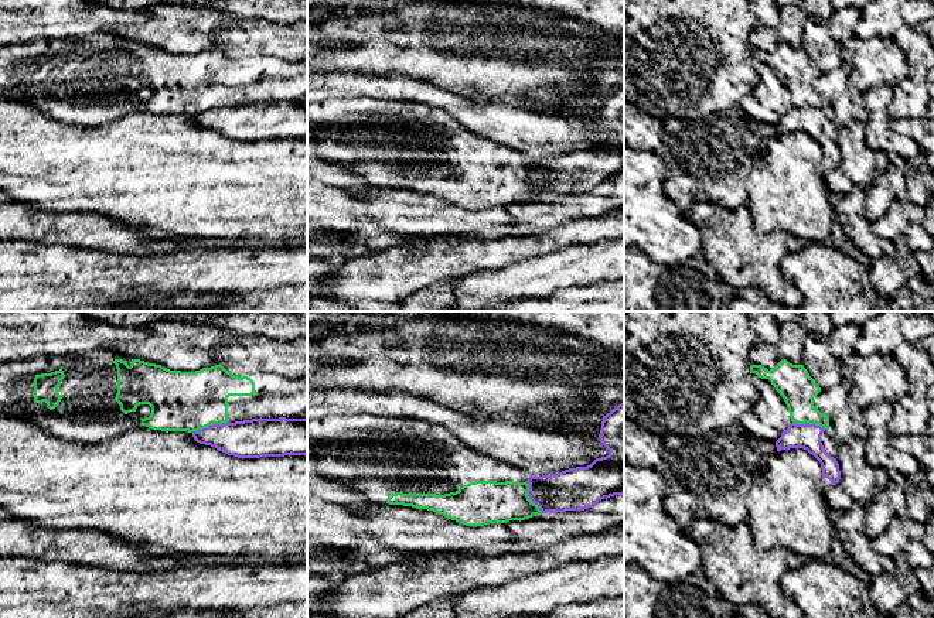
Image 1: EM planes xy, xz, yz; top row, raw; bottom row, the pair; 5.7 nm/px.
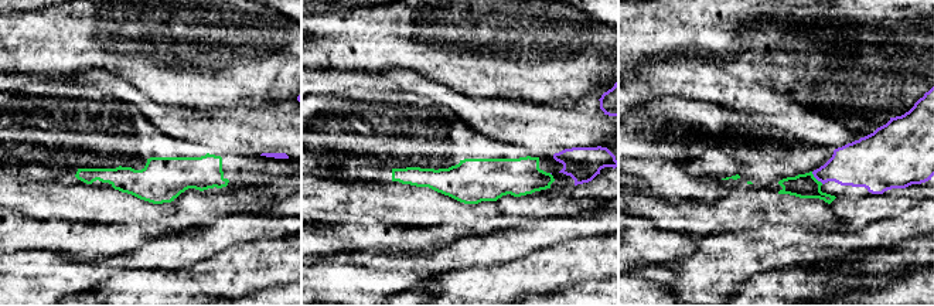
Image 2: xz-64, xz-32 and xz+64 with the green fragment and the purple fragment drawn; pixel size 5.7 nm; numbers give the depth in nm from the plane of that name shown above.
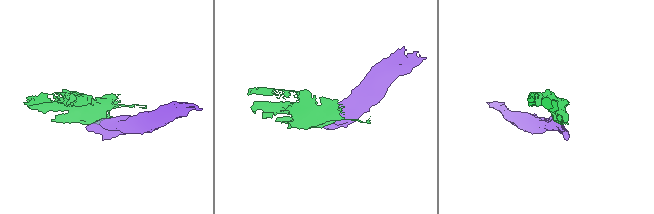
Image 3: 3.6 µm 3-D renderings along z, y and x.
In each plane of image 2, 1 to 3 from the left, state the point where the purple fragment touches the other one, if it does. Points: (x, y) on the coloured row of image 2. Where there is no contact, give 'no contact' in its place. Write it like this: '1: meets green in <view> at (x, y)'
1: no contact
2: no contact
3: meets green in xz+64 at (815, 179)

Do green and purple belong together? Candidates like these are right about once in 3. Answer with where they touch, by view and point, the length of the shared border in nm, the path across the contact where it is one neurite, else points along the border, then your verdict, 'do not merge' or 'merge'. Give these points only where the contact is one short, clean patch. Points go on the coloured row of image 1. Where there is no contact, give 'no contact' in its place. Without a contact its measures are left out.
contact xy (210, 424); length 220 nm; border xy (227, 422), (208, 424), (193, 433); do not merge

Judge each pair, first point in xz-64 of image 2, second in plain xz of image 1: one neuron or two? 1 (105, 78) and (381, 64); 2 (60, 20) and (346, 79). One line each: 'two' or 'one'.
1: two
2: two

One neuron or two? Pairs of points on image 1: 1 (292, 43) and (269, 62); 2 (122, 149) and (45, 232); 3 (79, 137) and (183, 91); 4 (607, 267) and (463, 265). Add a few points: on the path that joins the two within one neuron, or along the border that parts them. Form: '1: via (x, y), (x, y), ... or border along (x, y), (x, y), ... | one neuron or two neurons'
1: border along (258, 54), (272, 54), (292, 61) | two neurons
2: border along (31, 207), (50, 211), (98, 212) | two neurons
3: border along (142, 108), (150, 112), (176, 115) | two neurons
4: border along (538, 255), (522, 262), (474, 273) | two neurons

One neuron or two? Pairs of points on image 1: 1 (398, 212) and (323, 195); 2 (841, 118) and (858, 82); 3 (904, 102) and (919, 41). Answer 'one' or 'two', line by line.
1: one
2: two
3: one

